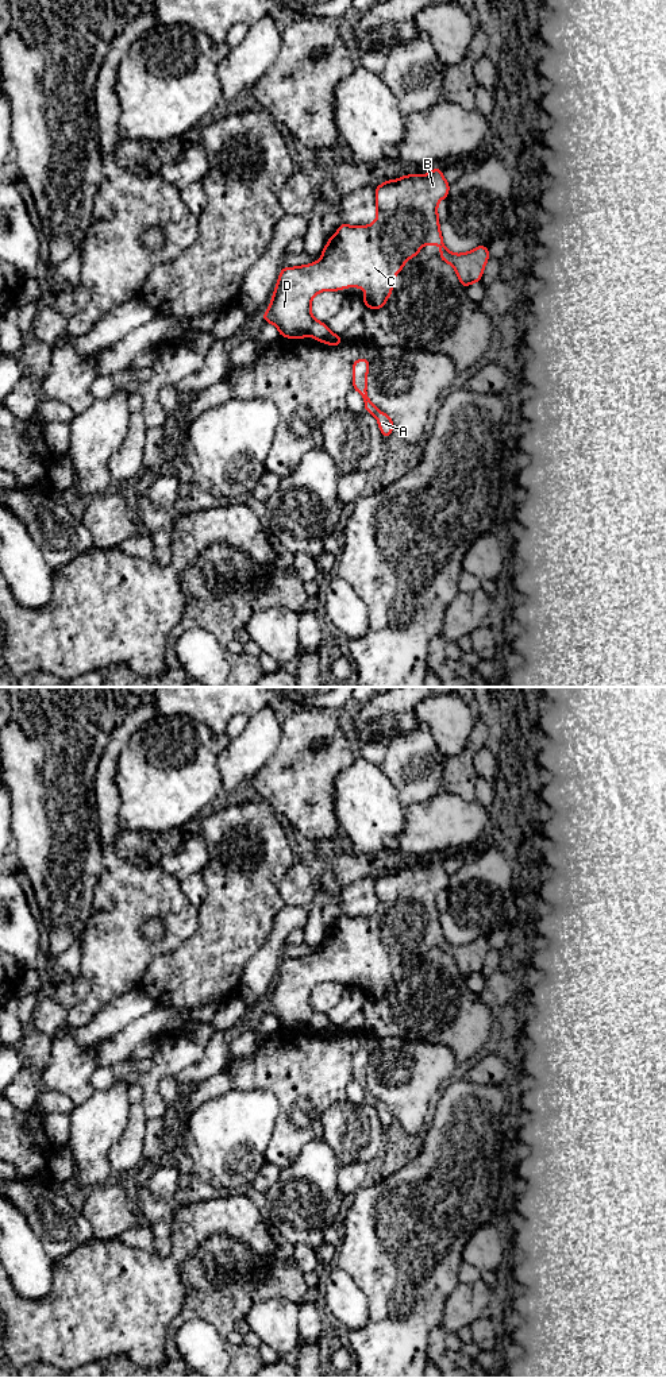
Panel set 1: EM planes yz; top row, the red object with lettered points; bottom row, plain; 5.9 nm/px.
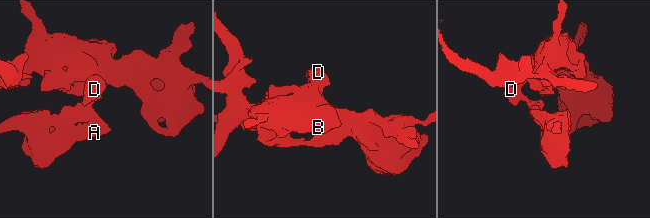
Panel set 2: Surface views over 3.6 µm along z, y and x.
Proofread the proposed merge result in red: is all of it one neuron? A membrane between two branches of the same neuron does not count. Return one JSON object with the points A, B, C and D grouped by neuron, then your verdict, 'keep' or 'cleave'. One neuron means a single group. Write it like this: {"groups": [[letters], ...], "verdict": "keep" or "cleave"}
{"groups": [["A"], ["B", "C", "D"]], "verdict": "cleave"}

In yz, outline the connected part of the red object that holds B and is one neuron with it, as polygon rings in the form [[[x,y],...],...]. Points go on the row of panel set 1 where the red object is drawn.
[[[440,169],[423,175],[403,175],[376,186],[377,217],[370,225],[347,225],[340,223],[336,233],[328,238],[317,262],[296,267],[284,267],[273,292],[273,297],[262,320],[276,325],[280,336],[304,339],[312,336],[323,341],[327,336],[327,324],[316,320],[311,312],[311,302],[317,293],[324,290],[339,292],[344,287],[363,287],[363,304],[370,309],[384,308],[393,293],[392,279],[403,270],[405,262],[419,256],[424,244],[438,244],[439,258],[451,265],[463,287],[480,282],[484,267],[490,258],[486,246],[478,246],[465,254],[450,252],[443,243],[439,227],[438,202],[449,196],[450,184]]]

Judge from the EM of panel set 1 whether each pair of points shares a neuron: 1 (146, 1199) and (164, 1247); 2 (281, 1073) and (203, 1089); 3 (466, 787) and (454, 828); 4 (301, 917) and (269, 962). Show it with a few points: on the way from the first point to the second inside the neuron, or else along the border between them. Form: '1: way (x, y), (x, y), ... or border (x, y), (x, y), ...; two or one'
1: way (154, 1211), (161, 1218), (162, 1235); one
2: border (224, 1068), (230, 1075), (233, 1088); two
3: border (441, 791), (457, 794), (466, 801), (474, 799); two
4: way (289, 925), (278, 935), (270, 950); one

